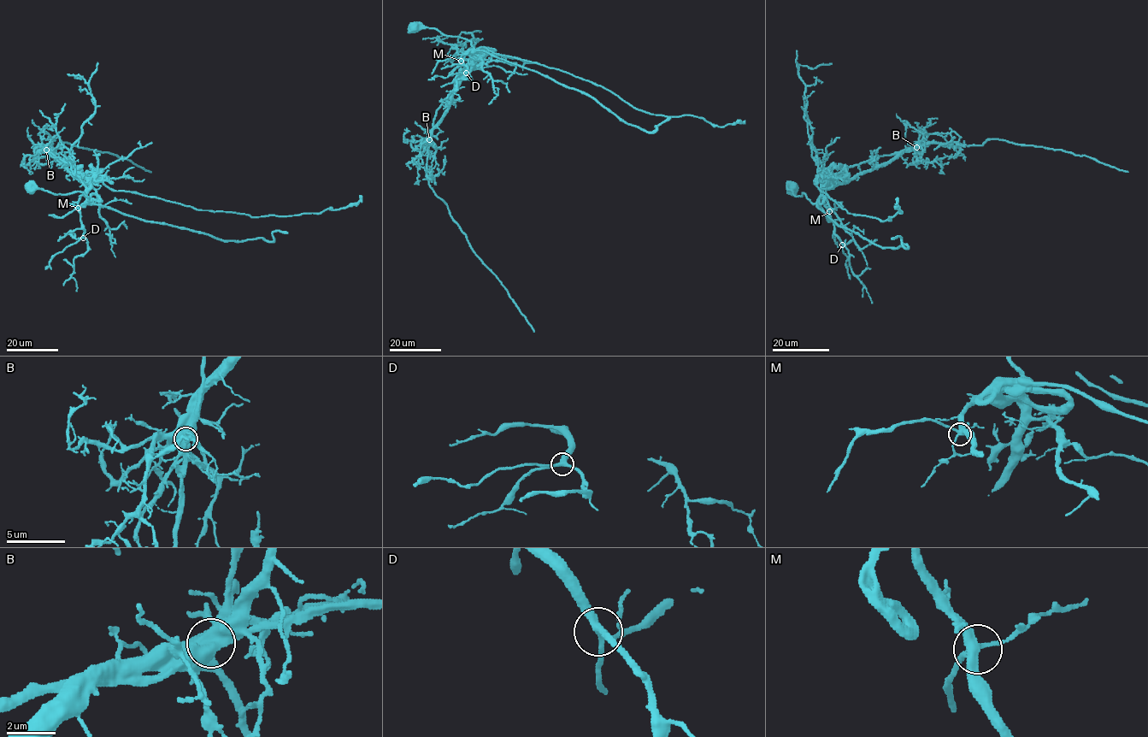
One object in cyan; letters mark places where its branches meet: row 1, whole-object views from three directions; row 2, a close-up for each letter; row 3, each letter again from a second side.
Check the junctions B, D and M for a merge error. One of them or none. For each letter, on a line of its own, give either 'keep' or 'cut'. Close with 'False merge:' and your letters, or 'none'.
B: cut
D: keep
M: keep
False merge: B

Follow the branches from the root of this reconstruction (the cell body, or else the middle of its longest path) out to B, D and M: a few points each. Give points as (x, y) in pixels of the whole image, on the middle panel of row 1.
B: (414, 26), (433, 27), (446, 35), (465, 38), (473, 48), (469, 52), (473, 55), (473, 65), (429, 139)
D: (414, 26), (433, 27), (446, 35), (468, 40), (473, 48), (461, 56), (467, 67), (466, 73)
M: (414, 26), (433, 27), (446, 35), (468, 40), (473, 48), (463, 55), (461, 61)

